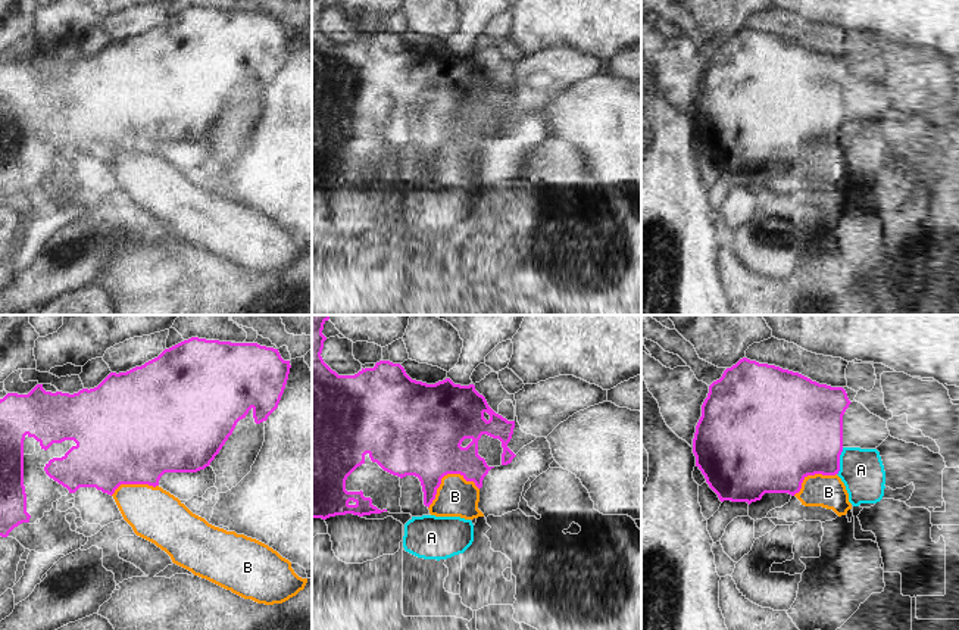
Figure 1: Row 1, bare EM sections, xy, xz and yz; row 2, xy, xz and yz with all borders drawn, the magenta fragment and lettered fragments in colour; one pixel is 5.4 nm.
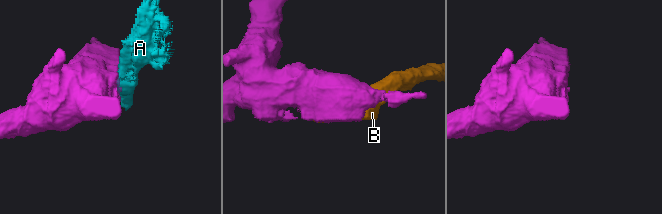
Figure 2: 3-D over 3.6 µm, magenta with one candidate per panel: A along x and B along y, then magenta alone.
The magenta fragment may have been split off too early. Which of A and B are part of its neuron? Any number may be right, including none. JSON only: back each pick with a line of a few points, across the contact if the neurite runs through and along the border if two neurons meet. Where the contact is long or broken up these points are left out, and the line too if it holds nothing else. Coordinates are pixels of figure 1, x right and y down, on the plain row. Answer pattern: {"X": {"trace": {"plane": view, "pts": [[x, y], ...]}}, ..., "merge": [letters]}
{"merge": []}

